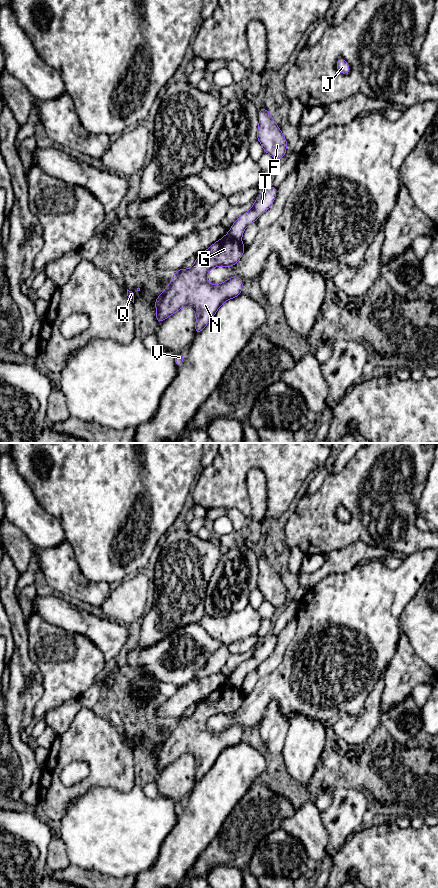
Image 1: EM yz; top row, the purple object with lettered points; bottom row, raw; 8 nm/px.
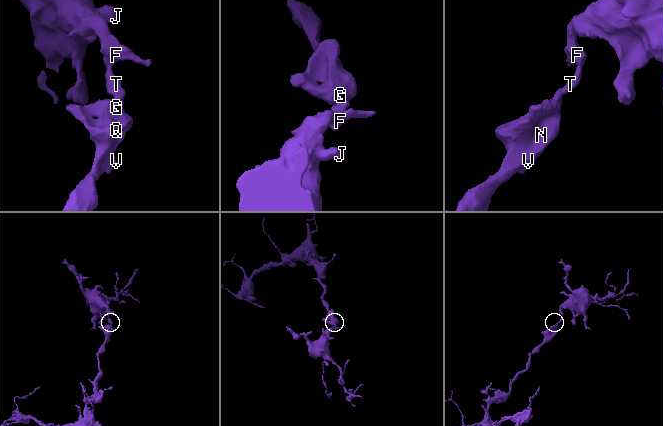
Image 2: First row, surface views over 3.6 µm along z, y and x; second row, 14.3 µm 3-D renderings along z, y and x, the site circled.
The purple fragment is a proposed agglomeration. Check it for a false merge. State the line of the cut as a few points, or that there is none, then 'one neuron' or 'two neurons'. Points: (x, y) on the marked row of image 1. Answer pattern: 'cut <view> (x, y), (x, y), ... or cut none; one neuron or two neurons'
cut yz (227, 234), (240, 241); two neurons

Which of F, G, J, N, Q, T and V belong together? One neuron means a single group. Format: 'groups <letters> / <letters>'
groups F J T / G N Q V

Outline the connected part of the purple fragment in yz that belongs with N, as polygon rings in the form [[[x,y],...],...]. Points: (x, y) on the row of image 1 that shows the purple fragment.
[[[225,235],[205,252],[200,253],[190,269],[181,268],[174,272],[168,287],[155,300],[156,323],[162,322],[183,307],[192,307],[196,313],[195,335],[199,334],[226,300],[233,299],[242,293],[243,286],[239,276],[232,276],[219,285],[211,285],[207,281],[207,273],[218,266],[234,266],[242,257],[245,248],[241,241]]]

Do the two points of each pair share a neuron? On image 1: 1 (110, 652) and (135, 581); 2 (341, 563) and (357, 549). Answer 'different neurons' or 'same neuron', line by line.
1: different neurons
2: same neuron

